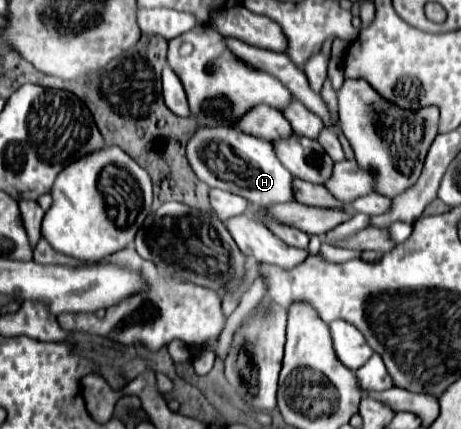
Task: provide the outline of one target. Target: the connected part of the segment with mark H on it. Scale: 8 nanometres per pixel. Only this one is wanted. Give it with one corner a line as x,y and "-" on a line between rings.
201,126
187,140
187,160
195,176
211,188
229,190
237,196
247,198
255,206
271,206
279,202
291,202
293,198
293,176
279,162
273,146
267,140
249,136
231,126

